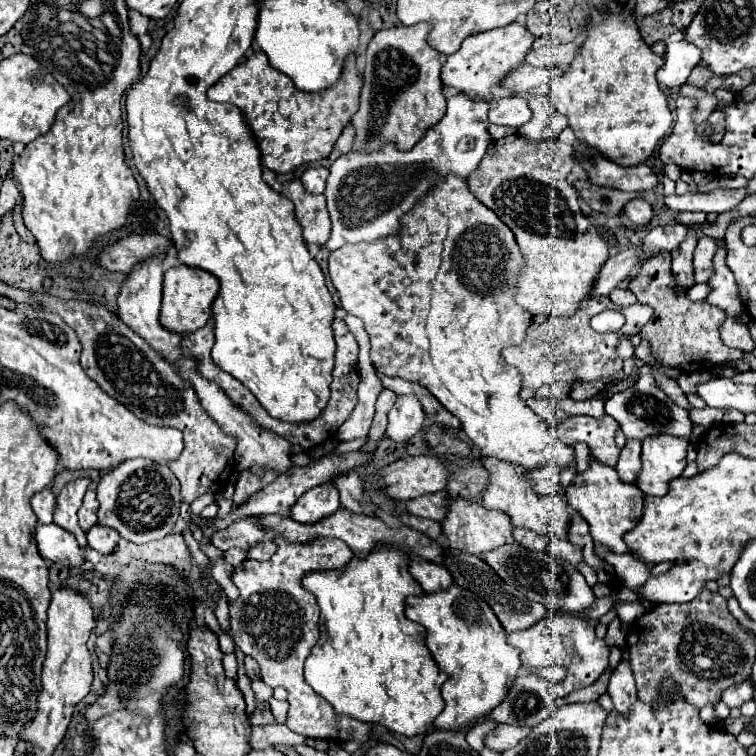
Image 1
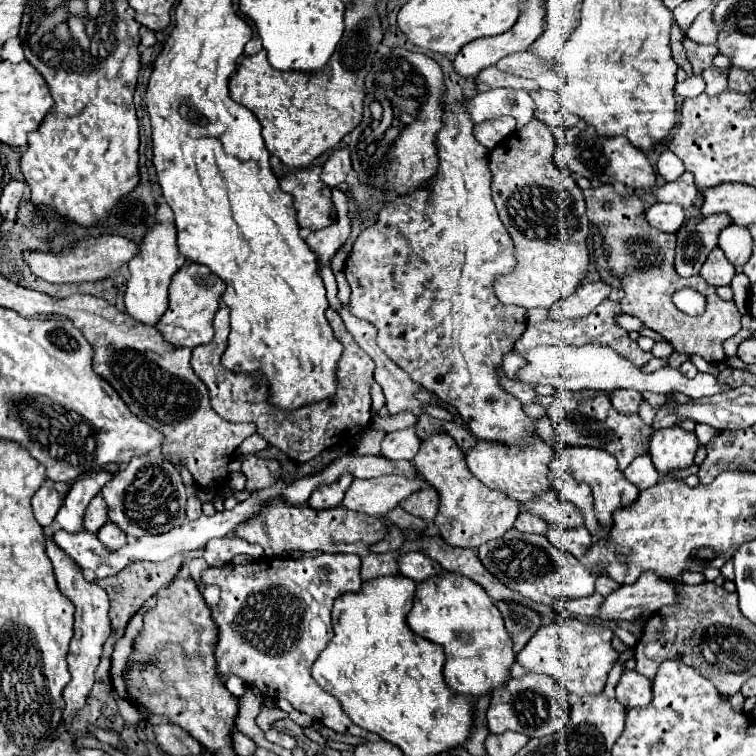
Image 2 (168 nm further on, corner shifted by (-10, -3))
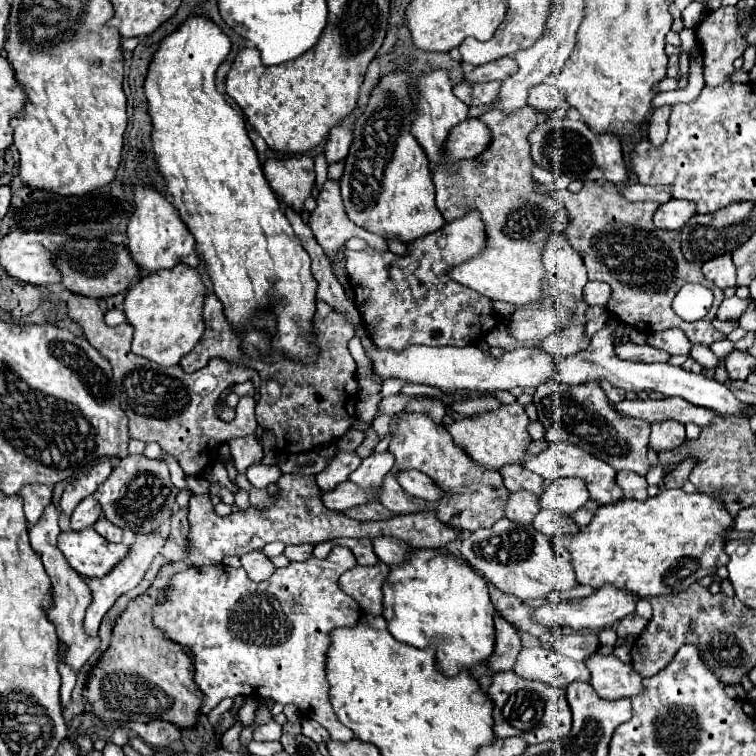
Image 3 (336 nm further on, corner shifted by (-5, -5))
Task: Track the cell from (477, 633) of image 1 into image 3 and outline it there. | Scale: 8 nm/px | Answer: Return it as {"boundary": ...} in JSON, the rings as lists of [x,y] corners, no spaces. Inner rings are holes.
{"boundary":[[[395,537],[373,539],[373,549],[383,563],[393,565],[383,585],[383,617],[387,617],[391,635],[413,647],[434,644],[437,667],[447,677],[471,671],[473,665],[485,665],[495,651],[495,607],[489,599],[485,579],[469,565],[449,555],[439,555],[439,549],[413,551]]]}

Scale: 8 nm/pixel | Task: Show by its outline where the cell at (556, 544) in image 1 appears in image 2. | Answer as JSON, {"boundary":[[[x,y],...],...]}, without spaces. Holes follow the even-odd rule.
{"boundary":[[[548,523],[548,533],[546,537],[560,549],[572,553],[574,557],[582,559],[584,553],[588,551],[590,543],[592,543],[592,535],[584,525],[578,525],[574,529],[566,529],[558,523]]]}

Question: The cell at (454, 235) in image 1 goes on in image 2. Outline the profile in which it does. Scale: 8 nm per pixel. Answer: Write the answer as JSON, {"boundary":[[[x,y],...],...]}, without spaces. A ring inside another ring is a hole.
{"boundary":[[[466,99],[456,101],[454,105],[444,107],[444,117],[442,117],[442,129],[436,133],[436,151],[438,151],[438,173],[436,177],[422,187],[420,191],[414,191],[410,195],[404,197],[394,197],[390,203],[384,205],[384,209],[378,215],[378,223],[364,229],[358,239],[352,245],[352,251],[346,259],[346,267],[344,267],[344,275],[352,287],[352,297],[350,297],[350,307],[352,313],[362,315],[366,321],[370,321],[376,329],[378,329],[378,337],[376,343],[378,347],[398,365],[402,367],[412,381],[416,381],[418,385],[430,389],[432,393],[436,393],[444,403],[454,405],[462,417],[462,421],[466,423],[466,427],[472,431],[472,435],[476,439],[486,439],[486,441],[502,441],[502,443],[510,443],[510,445],[522,445],[528,441],[528,435],[534,433],[534,419],[530,419],[528,415],[524,415],[522,405],[516,397],[512,397],[510,393],[506,393],[496,377],[496,367],[502,365],[502,357],[514,349],[514,343],[522,337],[522,333],[526,331],[526,317],[524,317],[524,309],[518,305],[504,305],[496,299],[494,295],[494,279],[500,273],[508,273],[512,271],[514,263],[514,251],[512,251],[512,239],[506,231],[506,227],[500,223],[498,211],[494,207],[494,201],[490,197],[490,169],[488,169],[488,149],[484,149],[472,135],[472,119],[468,115],[466,109]]]}

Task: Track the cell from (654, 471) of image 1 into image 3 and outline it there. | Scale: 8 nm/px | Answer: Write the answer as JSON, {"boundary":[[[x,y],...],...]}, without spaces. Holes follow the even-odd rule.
{"boundary":[[[663,421],[663,423],[653,423],[651,425],[651,439],[649,447],[655,453],[661,451],[671,451],[683,445],[685,437],[685,425],[679,425],[677,421]]]}

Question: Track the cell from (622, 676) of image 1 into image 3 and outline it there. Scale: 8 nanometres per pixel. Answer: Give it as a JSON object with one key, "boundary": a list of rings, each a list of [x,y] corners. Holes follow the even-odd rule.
{"boundary":[[[595,653],[595,655],[589,657],[587,667],[591,671],[591,685],[593,685],[593,689],[601,697],[605,697],[605,699],[631,699],[631,697],[643,693],[643,677],[639,673],[635,673],[631,665],[621,663],[615,655]]]}

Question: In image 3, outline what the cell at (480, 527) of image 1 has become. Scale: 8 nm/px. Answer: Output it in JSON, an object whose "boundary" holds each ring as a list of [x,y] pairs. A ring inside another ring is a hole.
{"boundary":[[[403,413],[399,425],[393,429],[389,451],[395,455],[397,469],[417,469],[431,479],[443,491],[443,499],[435,503],[435,515],[449,527],[461,533],[473,533],[475,529],[489,529],[495,521],[503,519],[509,491],[503,487],[499,473],[479,469],[469,457],[453,443],[453,437],[443,425],[433,423],[427,415]]]}

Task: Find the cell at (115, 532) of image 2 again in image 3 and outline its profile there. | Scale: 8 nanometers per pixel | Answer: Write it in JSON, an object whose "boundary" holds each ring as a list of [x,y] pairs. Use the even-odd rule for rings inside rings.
{"boundary":[[[101,517],[97,523],[95,523],[95,527],[93,527],[101,537],[105,537],[107,541],[111,541],[111,543],[121,543],[121,539],[123,539],[123,531],[117,527],[117,525],[113,525],[111,521],[107,521],[105,517]]]}

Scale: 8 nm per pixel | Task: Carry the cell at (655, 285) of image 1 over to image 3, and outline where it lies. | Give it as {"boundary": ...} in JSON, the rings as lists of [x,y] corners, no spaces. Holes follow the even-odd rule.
{"boundary":[[[585,181],[579,193],[563,191],[563,205],[571,217],[571,225],[565,231],[568,243],[583,257],[591,281],[605,281],[611,285],[613,293],[607,309],[623,323],[637,327],[643,333],[677,327],[687,335],[691,345],[701,343],[709,347],[715,341],[727,339],[725,333],[713,327],[717,307],[723,301],[723,291],[703,277],[699,263],[685,261],[679,249],[679,231],[661,231],[653,225],[651,217],[659,203],[631,203],[619,193],[617,185],[607,181]],[[685,283],[705,285],[715,295],[711,311],[695,323],[683,321],[671,309],[673,289],[681,289]]]}

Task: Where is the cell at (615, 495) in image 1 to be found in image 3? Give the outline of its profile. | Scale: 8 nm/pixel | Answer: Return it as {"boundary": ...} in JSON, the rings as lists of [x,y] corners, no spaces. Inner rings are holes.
{"boundary":[[[551,443],[549,449],[541,451],[539,455],[531,457],[527,463],[523,463],[525,469],[541,475],[545,481],[557,481],[563,477],[581,477],[587,483],[587,489],[591,493],[591,499],[597,501],[599,505],[607,505],[607,503],[617,503],[623,497],[621,487],[615,481],[615,469],[611,469],[611,465],[607,465],[605,461],[599,461],[597,457],[591,457],[587,451],[579,449],[577,445],[567,445],[567,443]]]}

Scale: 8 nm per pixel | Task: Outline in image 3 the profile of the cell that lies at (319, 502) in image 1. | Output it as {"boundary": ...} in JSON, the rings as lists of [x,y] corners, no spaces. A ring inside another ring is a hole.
{"boundary":[[[351,451],[351,453],[337,453],[337,457],[317,475],[317,485],[321,493],[327,493],[335,489],[339,483],[347,481],[351,471],[357,469],[361,459]]]}

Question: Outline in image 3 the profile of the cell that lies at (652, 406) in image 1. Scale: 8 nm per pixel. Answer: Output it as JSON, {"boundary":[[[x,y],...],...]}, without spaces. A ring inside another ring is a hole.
{"boundary":[[[603,381],[603,383],[601,383],[601,389],[605,391],[605,395],[607,395],[607,399],[611,401],[611,405],[617,405],[617,401],[623,401],[623,399],[625,399],[625,391],[623,391],[623,389],[619,389],[619,387],[609,385],[607,381]]]}

